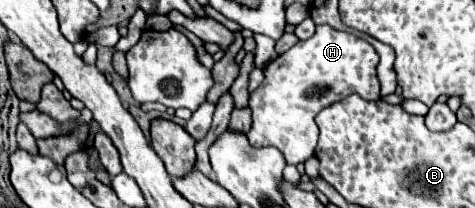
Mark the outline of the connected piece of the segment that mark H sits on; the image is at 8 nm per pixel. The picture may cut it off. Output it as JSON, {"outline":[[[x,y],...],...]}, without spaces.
{"outline":[[[321,25],[311,39],[299,40],[265,67],[265,81],[249,97],[253,125],[247,133],[253,147],[275,145],[289,165],[307,161],[317,145],[315,115],[351,93],[363,99],[379,99],[381,87],[375,73],[379,55],[365,41],[347,31]]]}

